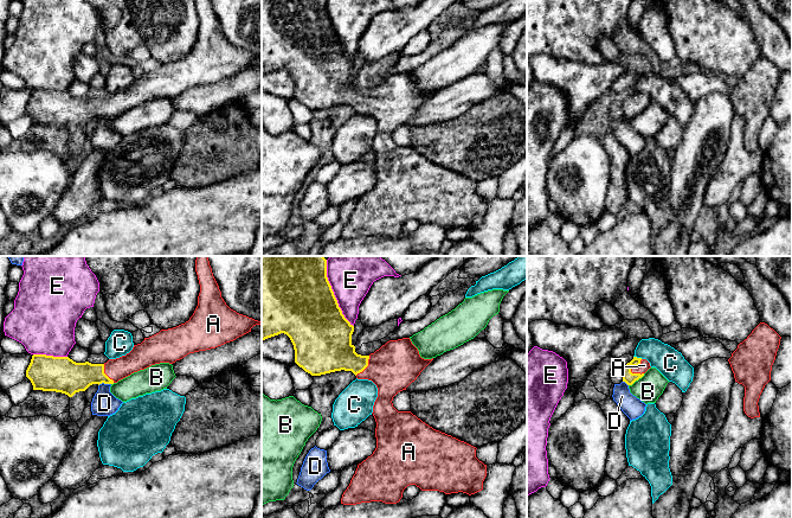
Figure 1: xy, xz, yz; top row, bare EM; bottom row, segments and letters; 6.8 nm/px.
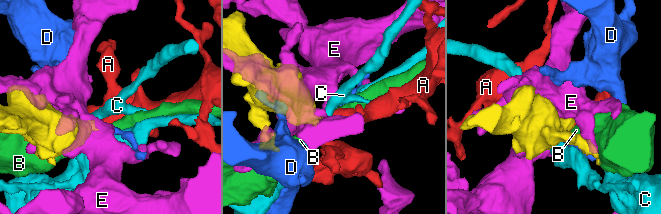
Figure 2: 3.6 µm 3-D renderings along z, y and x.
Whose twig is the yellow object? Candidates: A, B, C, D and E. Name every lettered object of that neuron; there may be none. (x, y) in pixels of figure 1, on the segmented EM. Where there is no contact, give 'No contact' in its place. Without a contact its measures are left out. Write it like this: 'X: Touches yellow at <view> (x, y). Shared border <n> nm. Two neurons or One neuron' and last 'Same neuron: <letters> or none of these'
A: Touches yellow at yz (633, 365). Shared border 120 nm. One neuron
B: Touches yellow at yz (636, 379). Shared border 140 nm. Two neurons
C: Touches yellow at yz (638, 358). Shared border 70 nm. Two neurons
D: Touches yellow at xy (104, 383). Shared border 90 nm. Two neurons
E: Touches yellow at xz (333, 293). Shared border 500 nm. Two neurons
Same neuron: A

